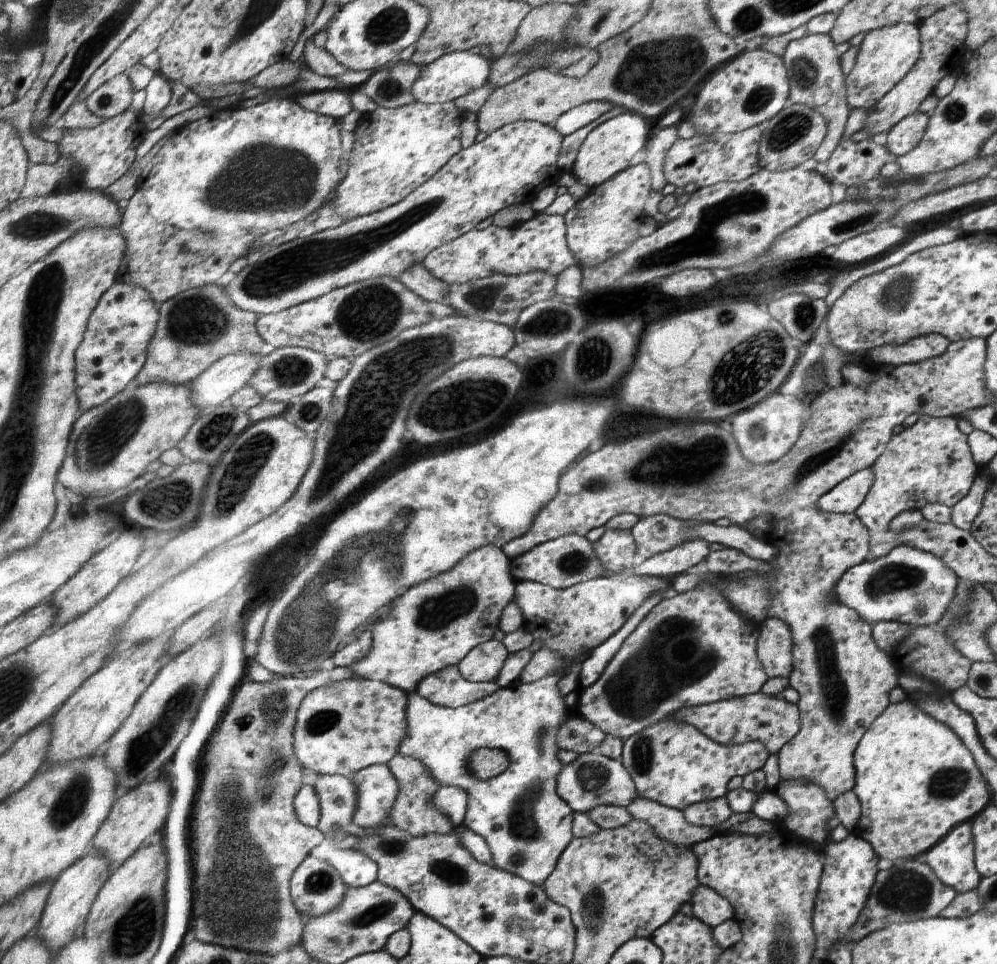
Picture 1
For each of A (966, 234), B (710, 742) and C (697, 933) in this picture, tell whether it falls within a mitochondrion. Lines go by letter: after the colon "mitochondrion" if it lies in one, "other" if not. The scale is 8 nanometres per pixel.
A: other
B: other
C: other

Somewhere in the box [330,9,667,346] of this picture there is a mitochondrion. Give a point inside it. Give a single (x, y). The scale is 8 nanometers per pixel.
(483, 298)

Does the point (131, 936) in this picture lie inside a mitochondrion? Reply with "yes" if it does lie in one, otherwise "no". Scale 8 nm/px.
yes

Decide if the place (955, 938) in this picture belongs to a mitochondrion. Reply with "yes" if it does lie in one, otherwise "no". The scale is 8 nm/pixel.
no

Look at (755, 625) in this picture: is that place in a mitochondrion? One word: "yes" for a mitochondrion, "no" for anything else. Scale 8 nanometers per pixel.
no

